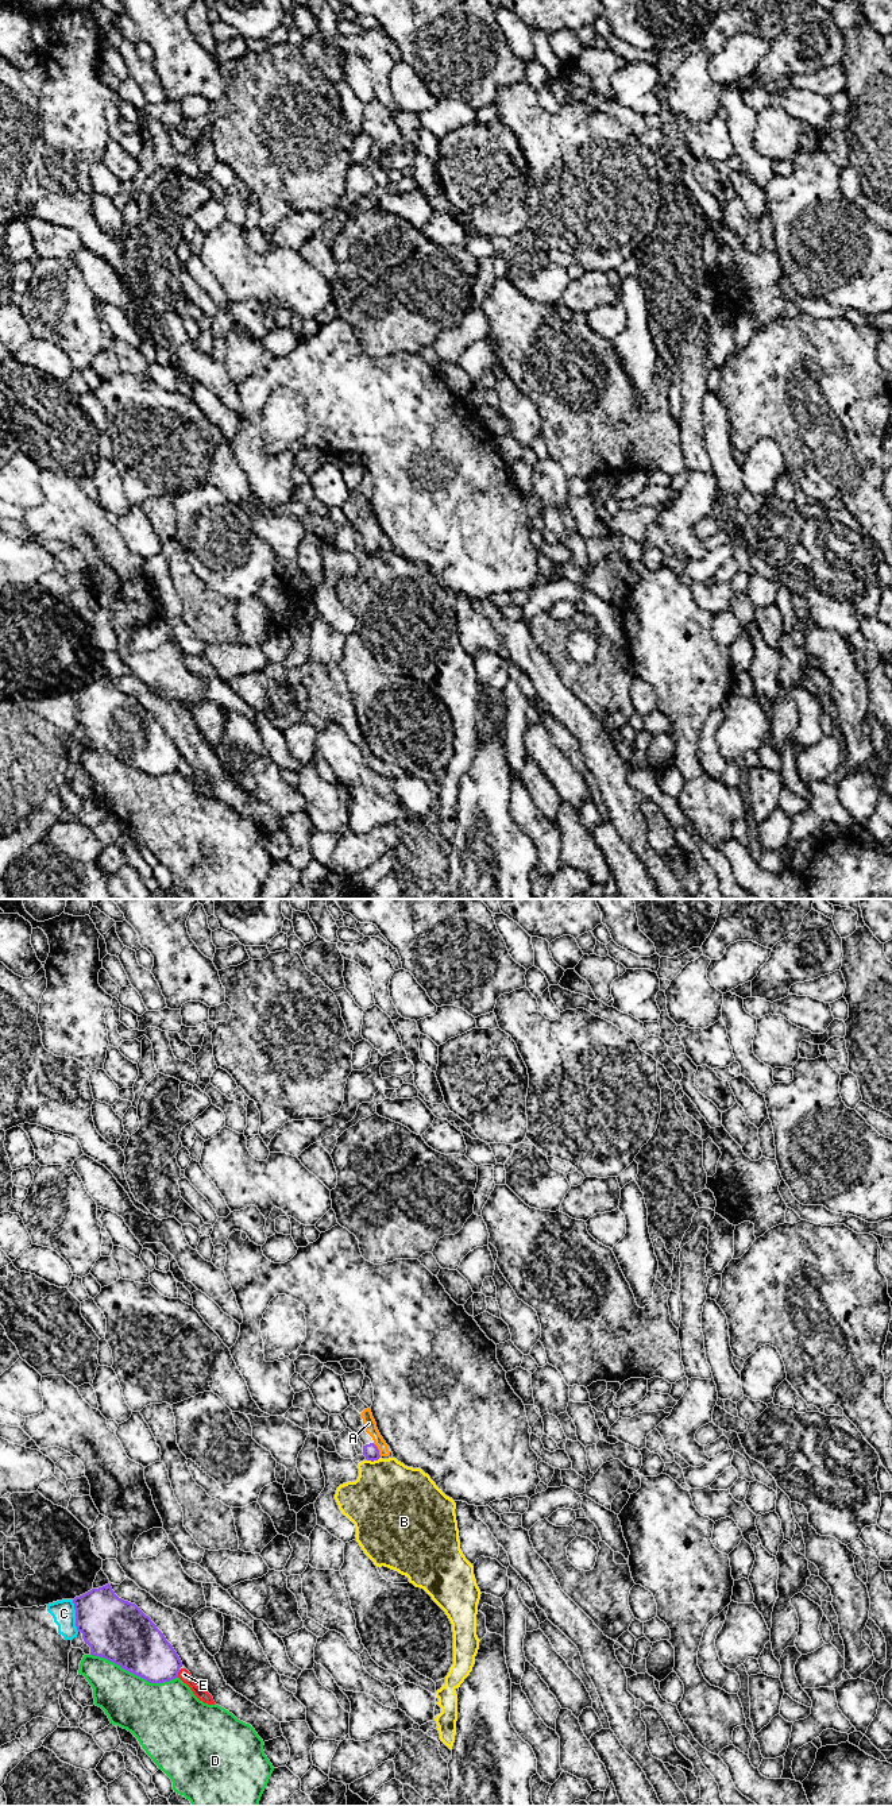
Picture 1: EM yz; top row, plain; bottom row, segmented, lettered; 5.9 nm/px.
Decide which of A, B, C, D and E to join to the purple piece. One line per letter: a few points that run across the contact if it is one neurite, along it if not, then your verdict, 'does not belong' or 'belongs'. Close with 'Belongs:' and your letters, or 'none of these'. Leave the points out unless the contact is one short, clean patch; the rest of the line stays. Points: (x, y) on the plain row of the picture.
A: line yz (371, 545), (378, 543), (378, 532), (369, 516); belongs
B: does not belong
C: line yz (72, 693), (76, 721), (78, 724); does not belong
D: does not belong
E: does not belong
Belongs: A

